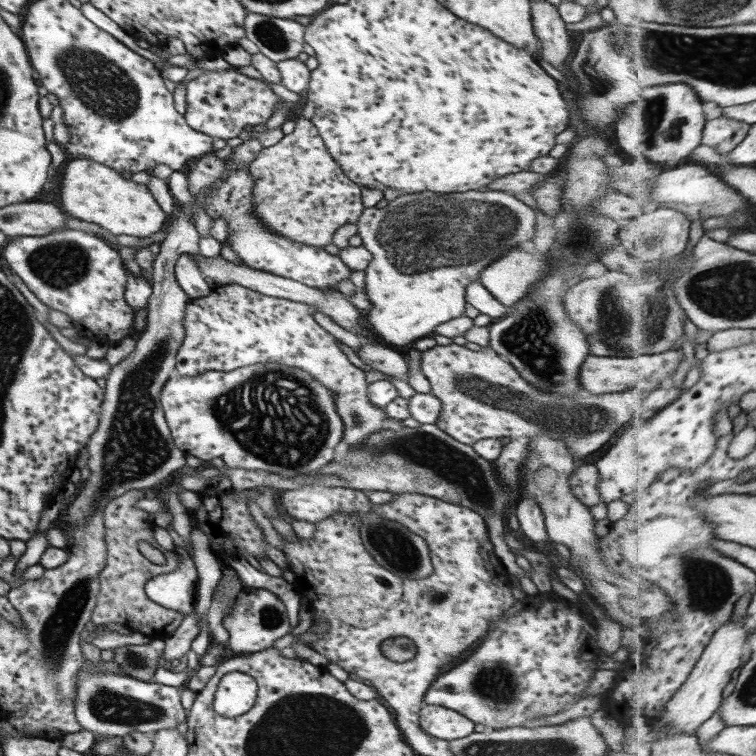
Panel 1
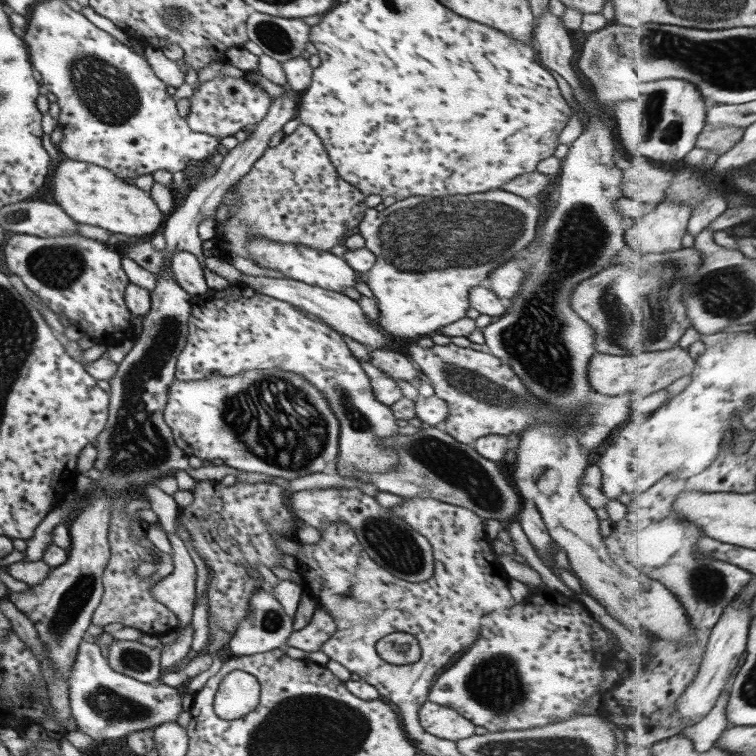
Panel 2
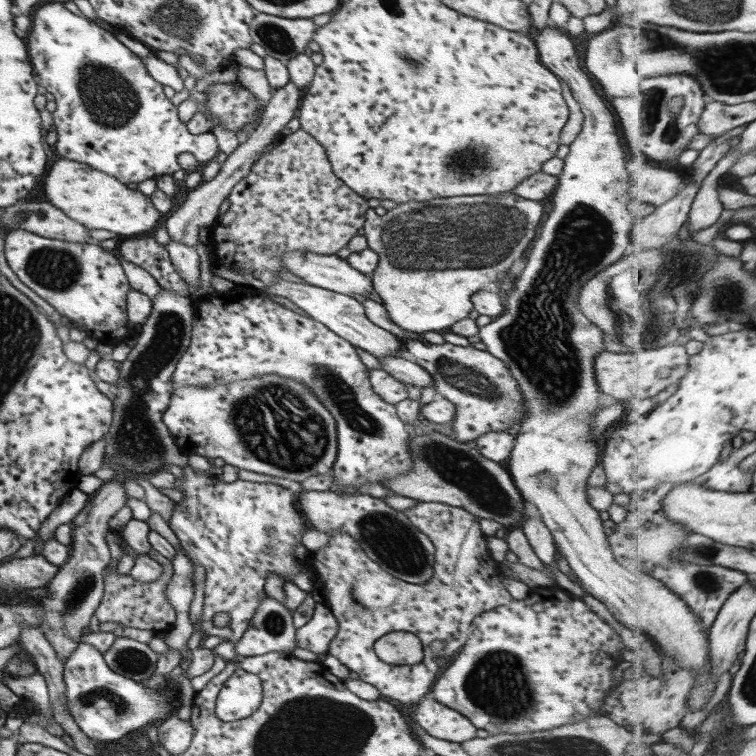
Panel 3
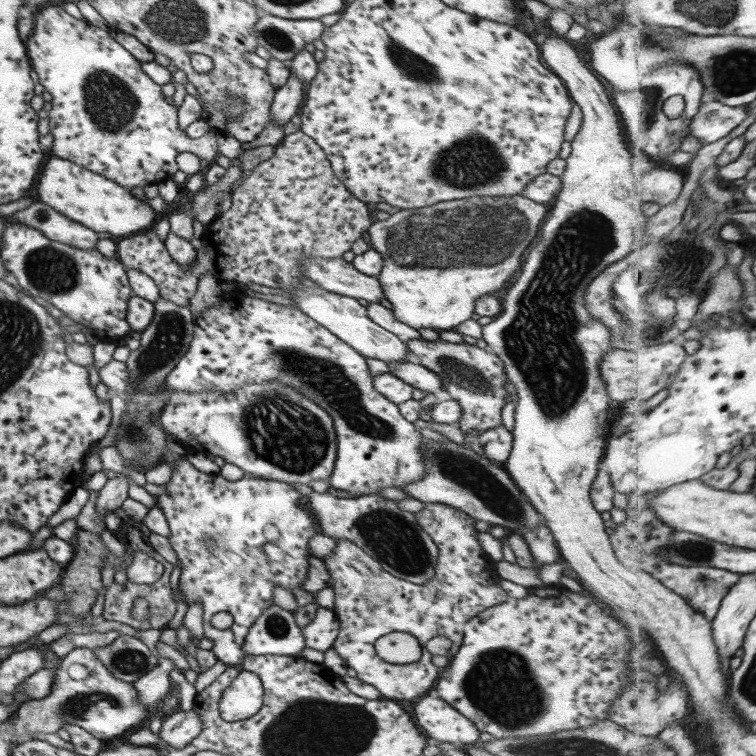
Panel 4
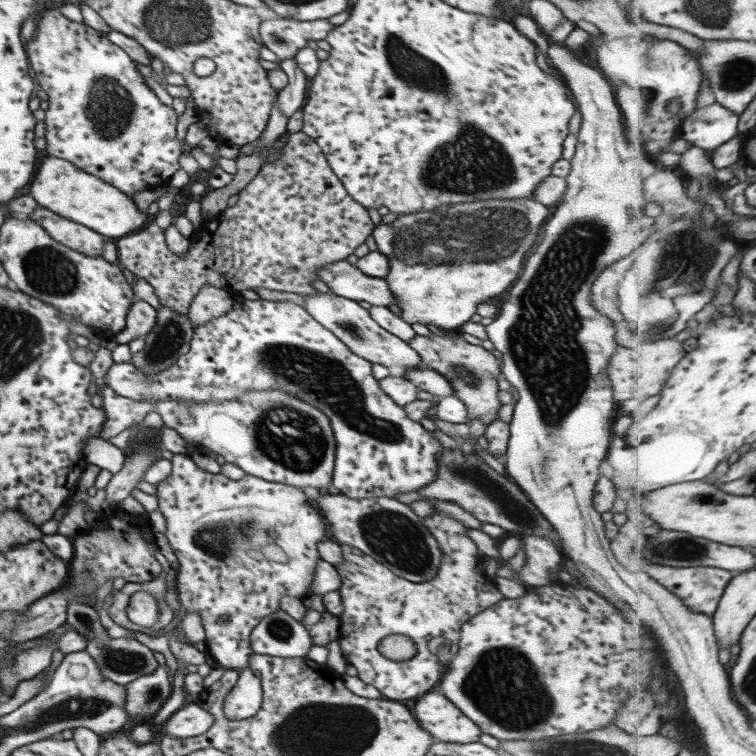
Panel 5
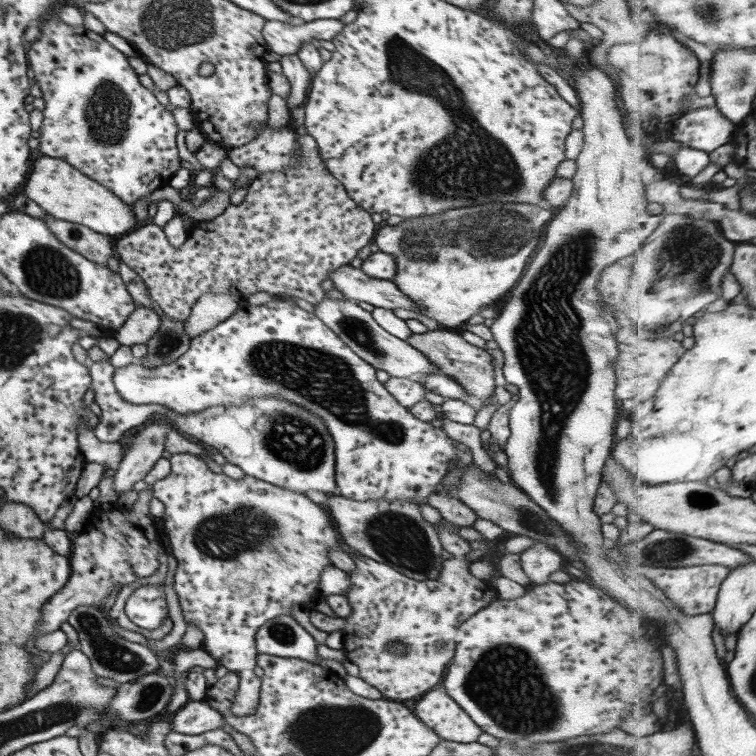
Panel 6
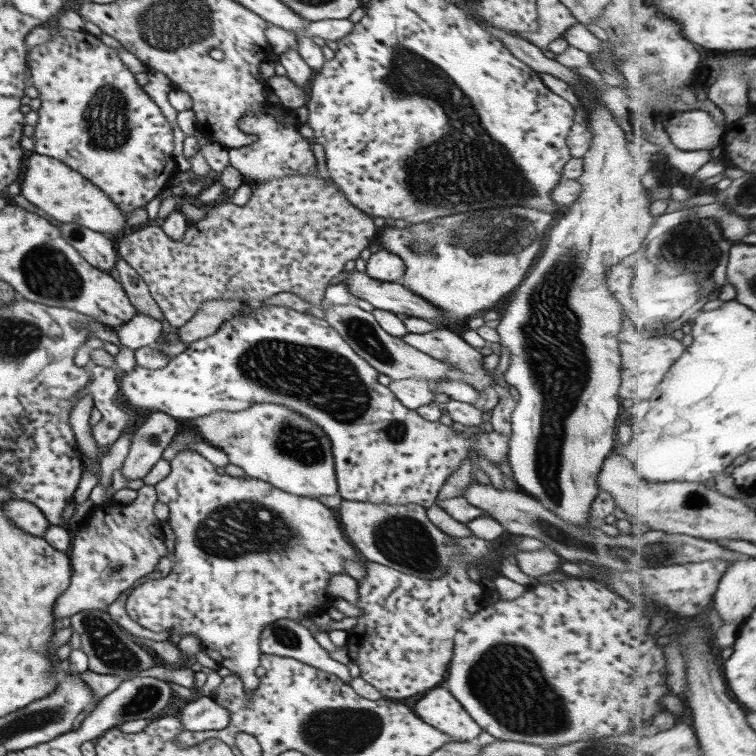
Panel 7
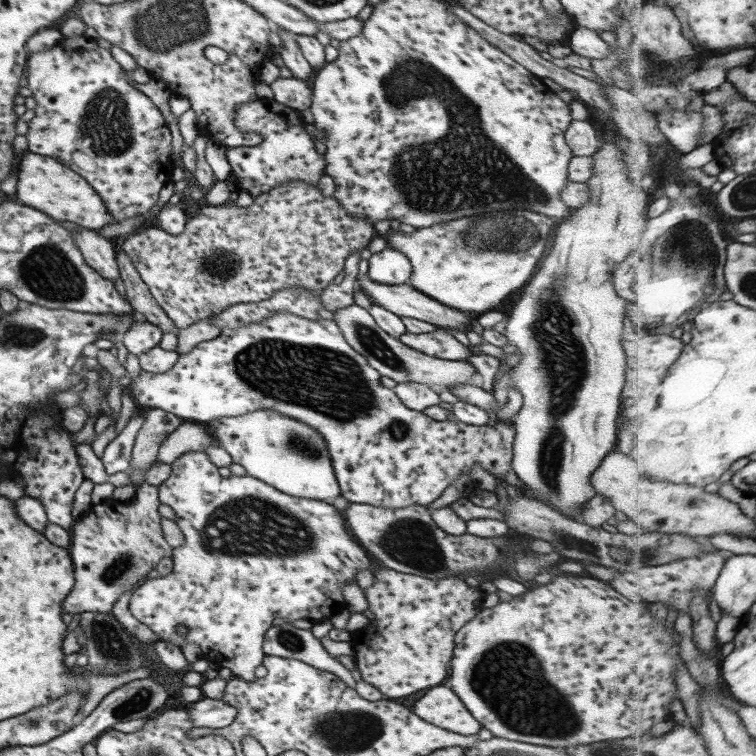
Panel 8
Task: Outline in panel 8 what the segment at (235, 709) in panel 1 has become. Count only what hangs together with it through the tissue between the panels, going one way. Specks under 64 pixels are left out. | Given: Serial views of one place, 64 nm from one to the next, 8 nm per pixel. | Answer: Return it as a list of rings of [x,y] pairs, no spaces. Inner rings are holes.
[[[204,451],[183,454],[171,464],[171,468],[172,473],[168,480],[157,486],[158,498],[160,504],[168,505],[174,510],[174,522],[178,524],[182,534],[184,534],[184,544],[179,548],[173,549],[173,572],[164,577],[149,579],[141,586],[135,587],[135,591],[130,597],[128,608],[130,608],[130,614],[138,622],[148,626],[150,630],[154,631],[154,634],[159,636],[159,640],[171,642],[178,647],[184,646],[188,642],[195,642],[200,646],[203,658],[209,660],[211,666],[215,664],[219,668],[230,668],[232,674],[236,677],[256,682],[258,672],[262,670],[263,658],[266,655],[263,651],[265,634],[274,623],[277,621],[293,622],[300,619],[320,623],[332,617],[332,614],[335,612],[340,613],[341,610],[349,610],[343,595],[343,586],[347,582],[355,582],[355,574],[358,574],[359,570],[374,570],[376,565],[380,565],[366,554],[366,550],[360,544],[354,542],[354,537],[347,527],[343,513],[326,501],[289,496],[284,492],[279,492],[264,481],[248,475],[231,475],[229,478],[222,478],[218,473],[218,467],[214,465]],[[178,625],[188,627],[189,631],[186,637],[176,633],[176,626]]]

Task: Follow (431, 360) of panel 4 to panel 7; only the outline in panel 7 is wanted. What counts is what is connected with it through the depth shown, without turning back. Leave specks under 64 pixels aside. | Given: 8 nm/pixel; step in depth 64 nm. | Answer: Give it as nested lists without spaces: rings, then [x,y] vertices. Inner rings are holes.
[[[440,326],[423,334],[406,333],[401,339],[420,352],[454,367],[454,377],[473,389],[482,393],[487,386],[492,386],[493,373],[486,373],[482,367],[482,359],[485,356],[466,343],[458,333]]]

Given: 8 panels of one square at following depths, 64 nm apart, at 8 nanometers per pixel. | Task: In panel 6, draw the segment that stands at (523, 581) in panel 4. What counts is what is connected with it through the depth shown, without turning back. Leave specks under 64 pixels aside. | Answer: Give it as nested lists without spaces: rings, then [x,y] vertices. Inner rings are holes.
[[[534,542],[528,550],[519,554],[522,570],[534,584],[548,583],[548,576],[560,570],[562,556],[545,543]]]

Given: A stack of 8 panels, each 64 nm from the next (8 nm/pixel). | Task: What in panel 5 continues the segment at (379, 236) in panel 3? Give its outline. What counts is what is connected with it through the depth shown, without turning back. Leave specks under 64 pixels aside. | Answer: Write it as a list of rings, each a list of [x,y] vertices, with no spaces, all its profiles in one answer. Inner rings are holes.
[[[533,198],[522,199],[492,199],[482,200],[482,202],[468,202],[468,204],[454,204],[454,206],[440,206],[434,210],[424,210],[422,212],[415,212],[414,214],[400,214],[396,221],[392,223],[381,222],[375,225],[373,230],[373,238],[378,247],[378,252],[387,256],[390,263],[390,272],[388,276],[384,277],[386,284],[389,285],[390,290],[395,294],[397,304],[402,311],[402,318],[409,324],[434,324],[444,331],[455,331],[457,328],[468,322],[474,314],[477,313],[479,304],[500,296],[502,292],[506,292],[510,286],[515,284],[518,279],[520,270],[522,270],[522,258],[526,256],[526,252],[534,246],[536,238],[538,238],[538,230],[542,228],[542,222],[545,222],[546,216],[550,214],[547,206],[536,202]]]

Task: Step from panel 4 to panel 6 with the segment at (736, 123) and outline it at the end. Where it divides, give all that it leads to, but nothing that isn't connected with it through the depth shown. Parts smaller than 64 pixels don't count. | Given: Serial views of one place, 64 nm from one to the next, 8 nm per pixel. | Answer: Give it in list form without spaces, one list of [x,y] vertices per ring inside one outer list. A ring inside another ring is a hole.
[[[701,107],[689,111],[677,120],[672,139],[706,152],[714,152],[724,144],[735,141],[736,129],[739,124],[730,120],[723,110],[716,107]]]

